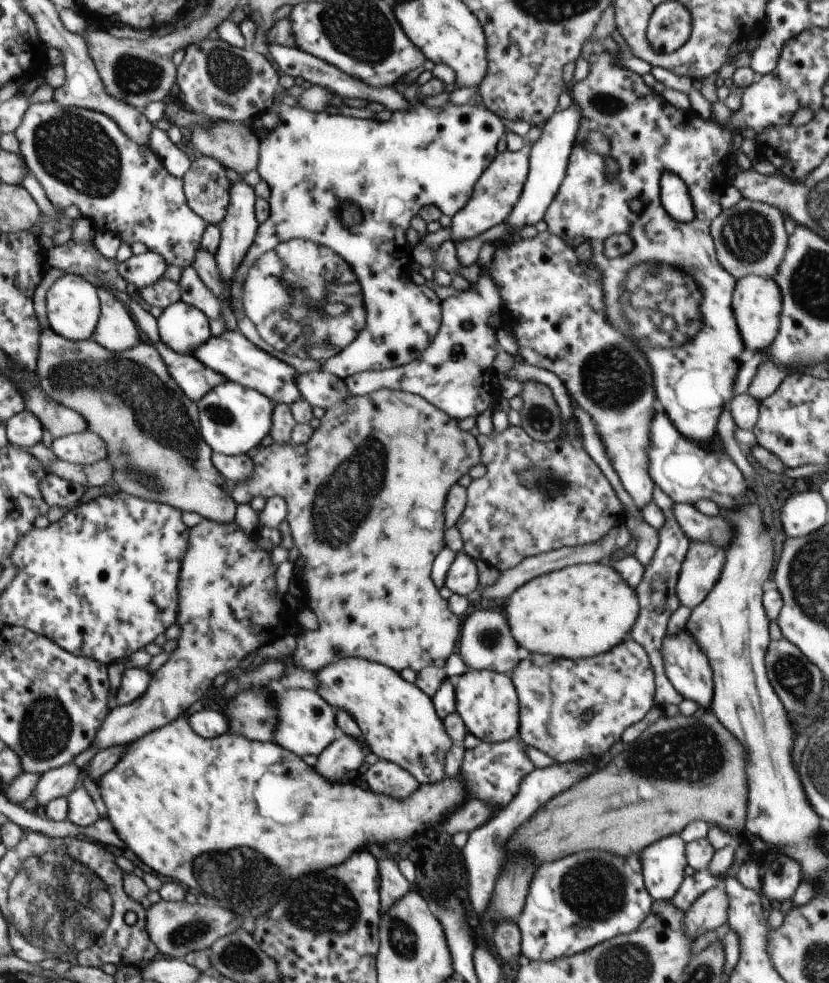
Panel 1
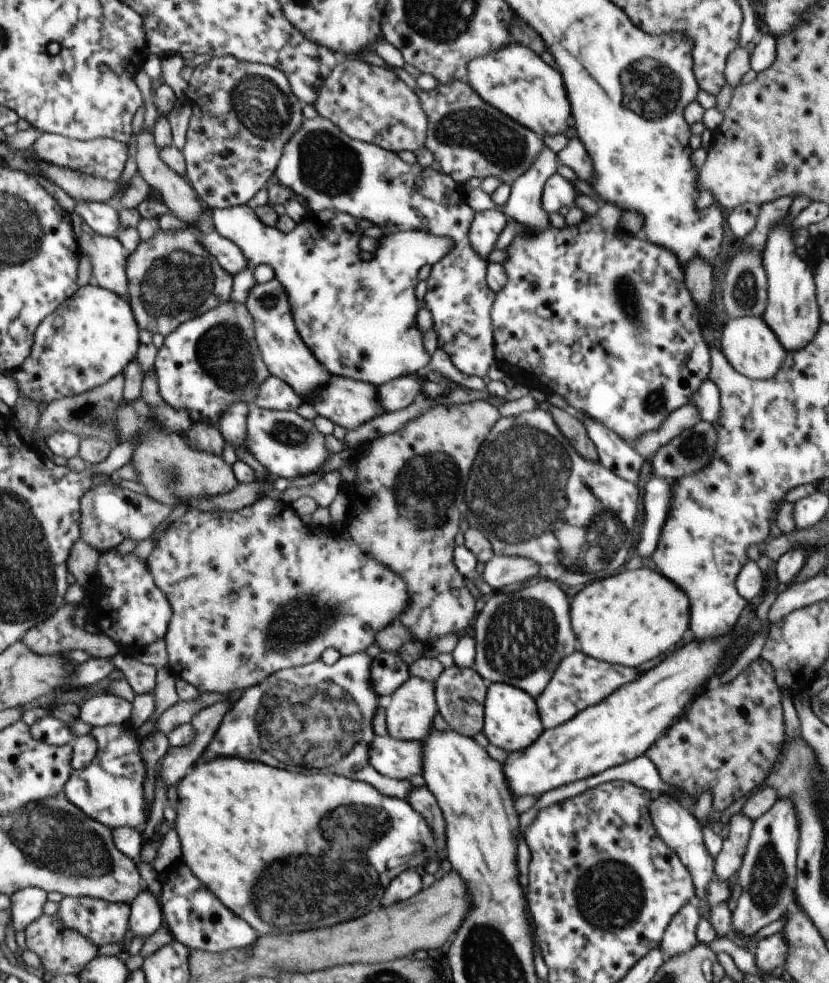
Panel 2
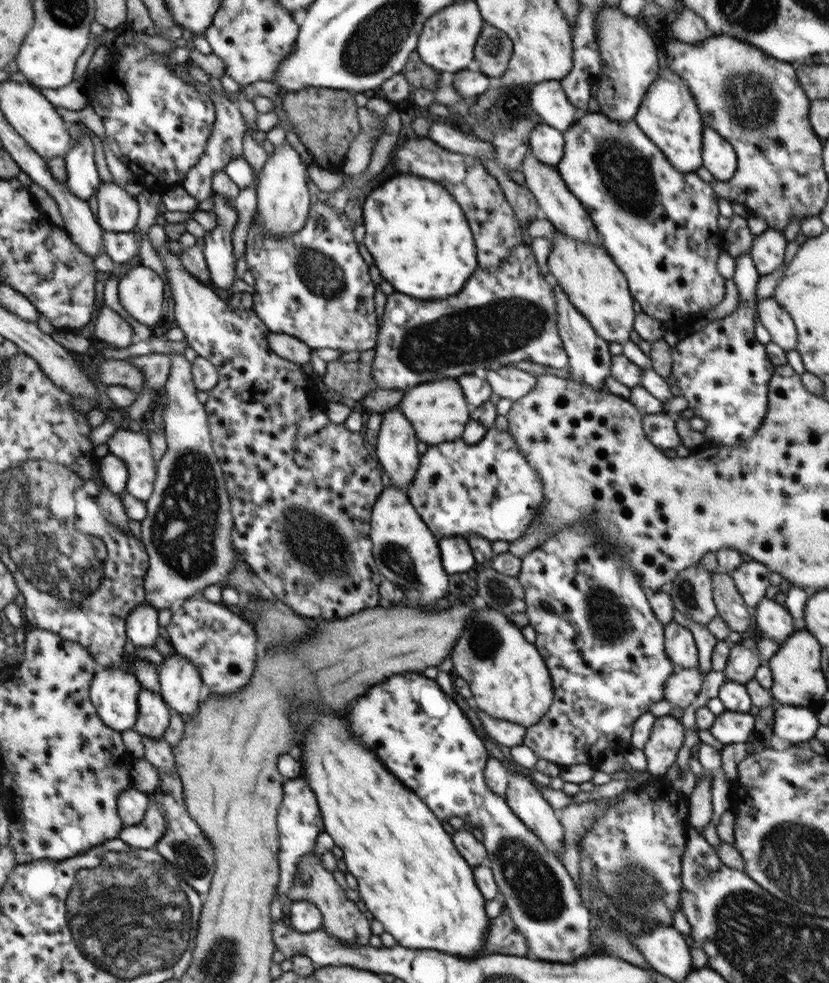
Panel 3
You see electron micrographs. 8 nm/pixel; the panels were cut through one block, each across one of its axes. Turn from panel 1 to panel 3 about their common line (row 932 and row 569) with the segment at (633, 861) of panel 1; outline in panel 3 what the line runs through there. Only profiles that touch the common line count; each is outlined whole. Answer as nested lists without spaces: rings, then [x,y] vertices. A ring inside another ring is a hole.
[[[581,518],[570,527],[562,529],[558,535],[554,535],[546,542],[540,543],[538,547],[521,559],[521,569],[517,574],[517,579],[525,590],[525,613],[528,615],[529,625],[536,631],[536,648],[544,658],[551,679],[553,680],[554,702],[548,712],[541,718],[541,721],[526,728],[523,744],[531,748],[539,758],[544,758],[554,762],[559,766],[570,766],[571,764],[589,764],[596,767],[608,755],[624,754],[632,747],[631,736],[633,724],[636,719],[650,710],[650,706],[655,702],[663,700],[663,688],[666,679],[676,672],[672,661],[668,658],[665,651],[664,626],[655,617],[654,611],[648,602],[646,591],[641,587],[635,572],[627,565],[625,558],[615,552],[611,546],[607,546],[600,539],[600,529],[595,518]]]

